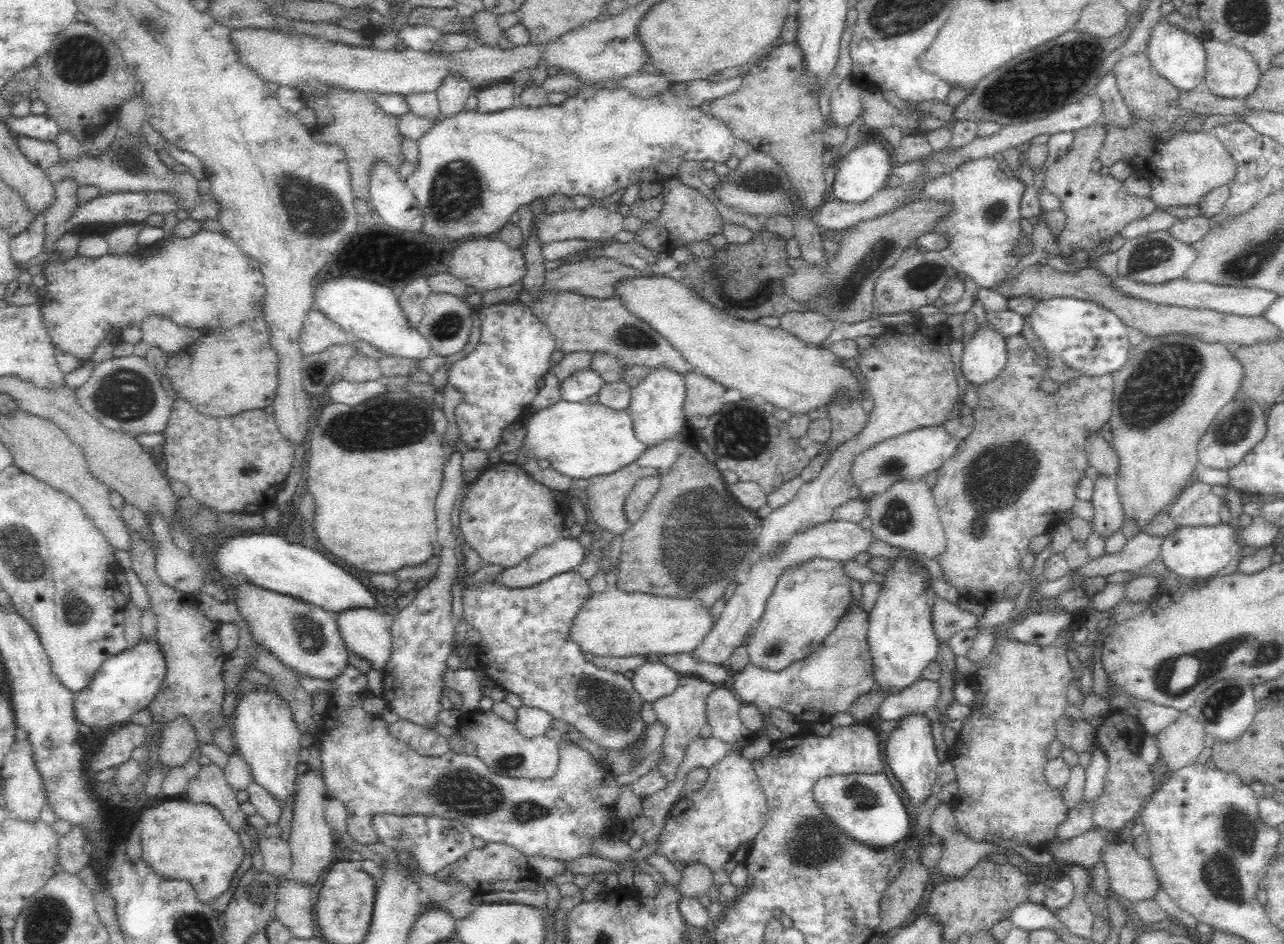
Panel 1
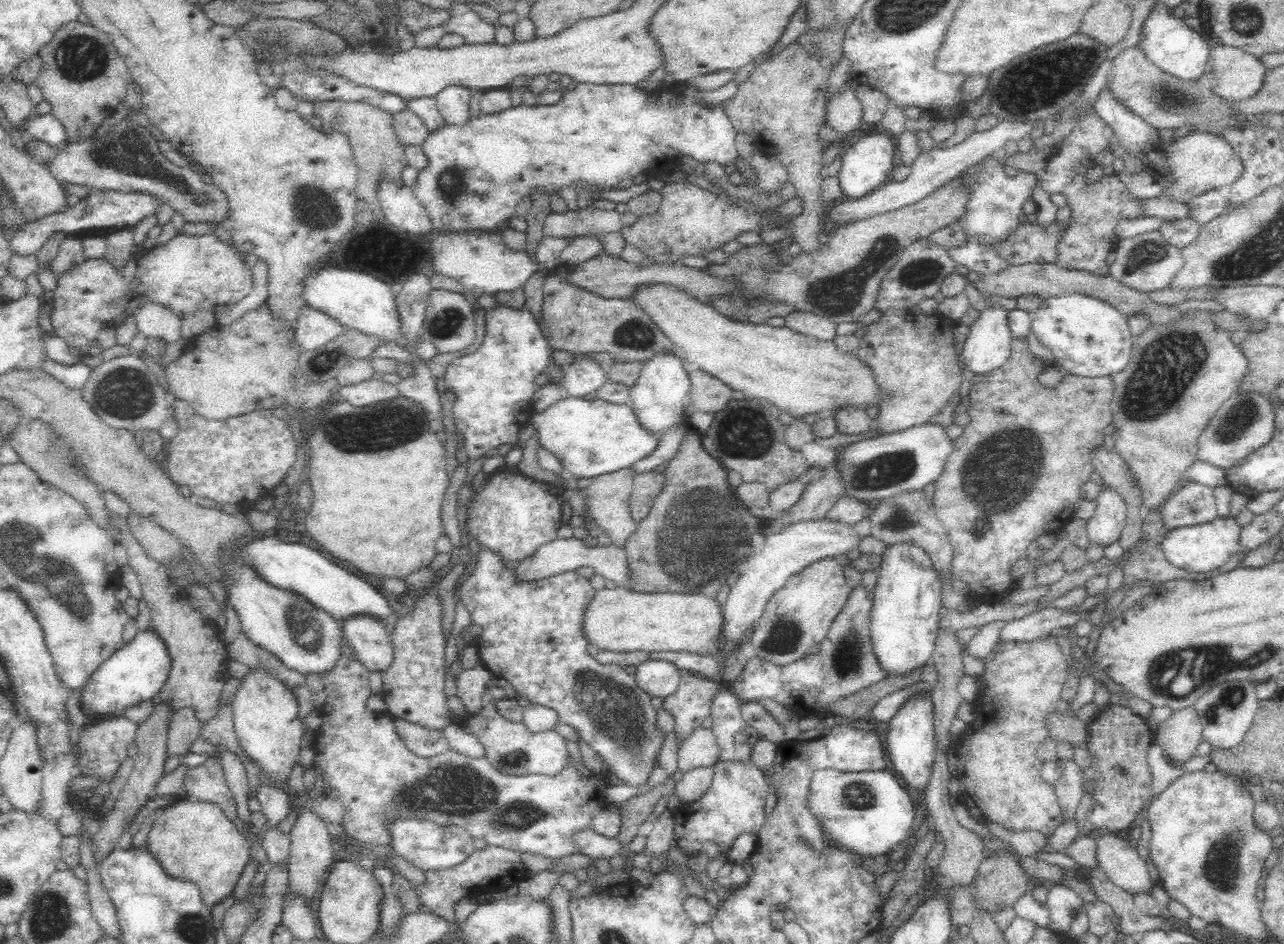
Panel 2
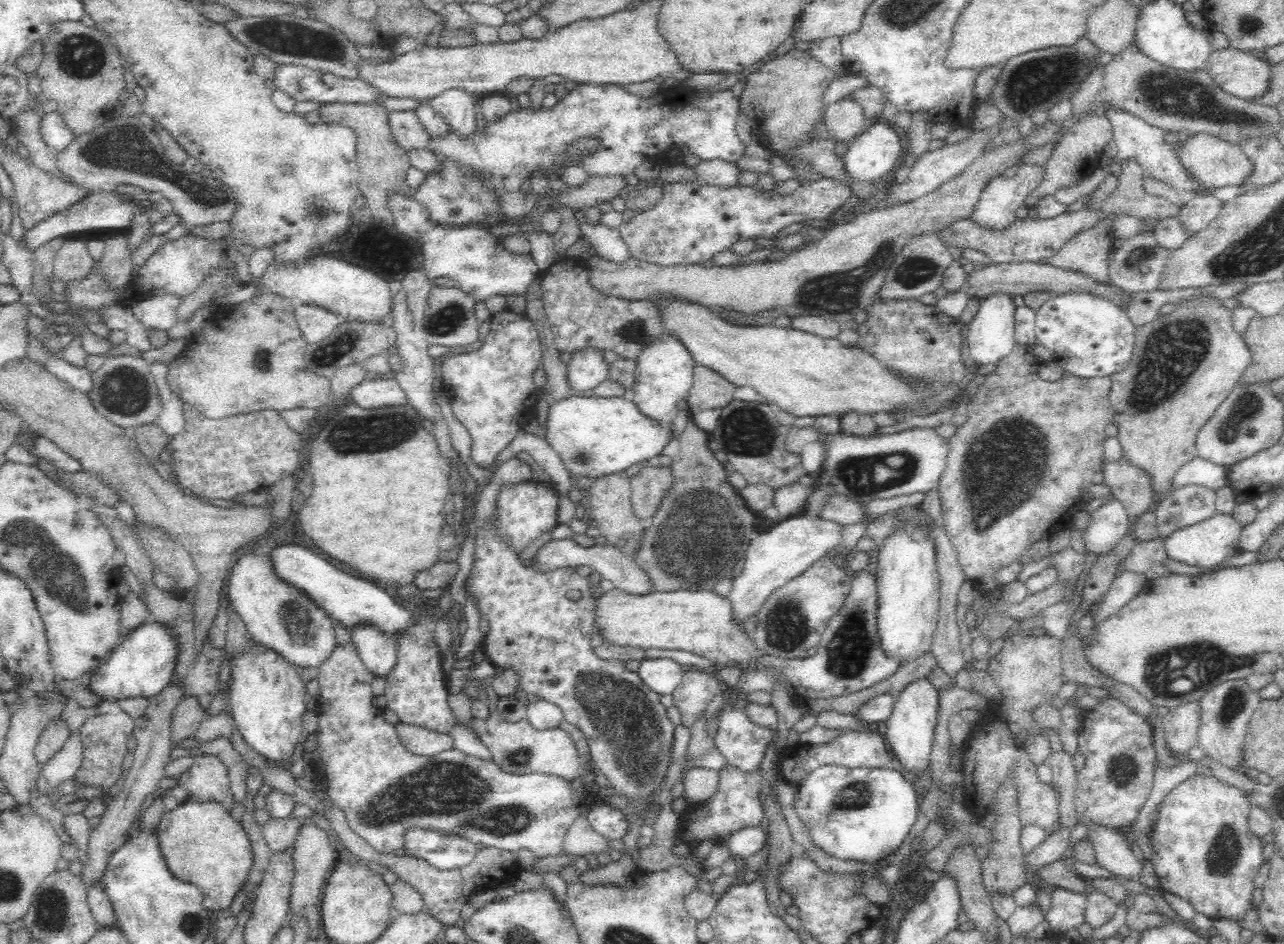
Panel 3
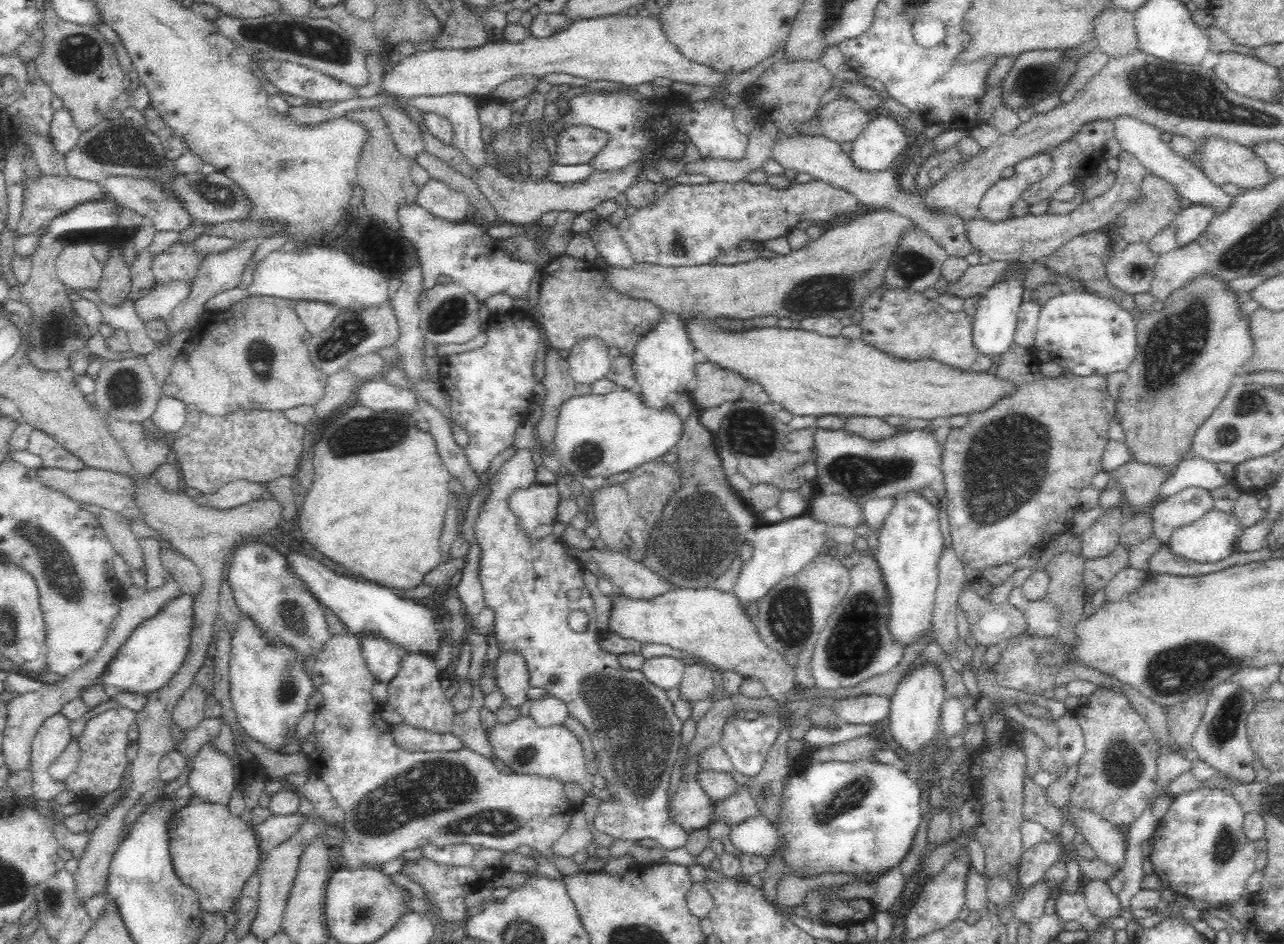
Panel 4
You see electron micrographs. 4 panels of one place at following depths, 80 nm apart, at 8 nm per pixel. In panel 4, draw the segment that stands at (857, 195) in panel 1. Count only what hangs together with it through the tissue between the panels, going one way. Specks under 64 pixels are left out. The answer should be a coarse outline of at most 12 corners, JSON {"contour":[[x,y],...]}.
{"contour":[[894,115],[868,121],[852,142],[852,161],[884,170],[908,136]]}

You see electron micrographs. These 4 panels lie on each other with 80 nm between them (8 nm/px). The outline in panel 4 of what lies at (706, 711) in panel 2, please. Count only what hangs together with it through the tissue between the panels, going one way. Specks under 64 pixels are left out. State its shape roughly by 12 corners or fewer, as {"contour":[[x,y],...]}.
{"contour":[[688,662],[680,697],[704,698],[712,689],[712,672],[702,662]]}

